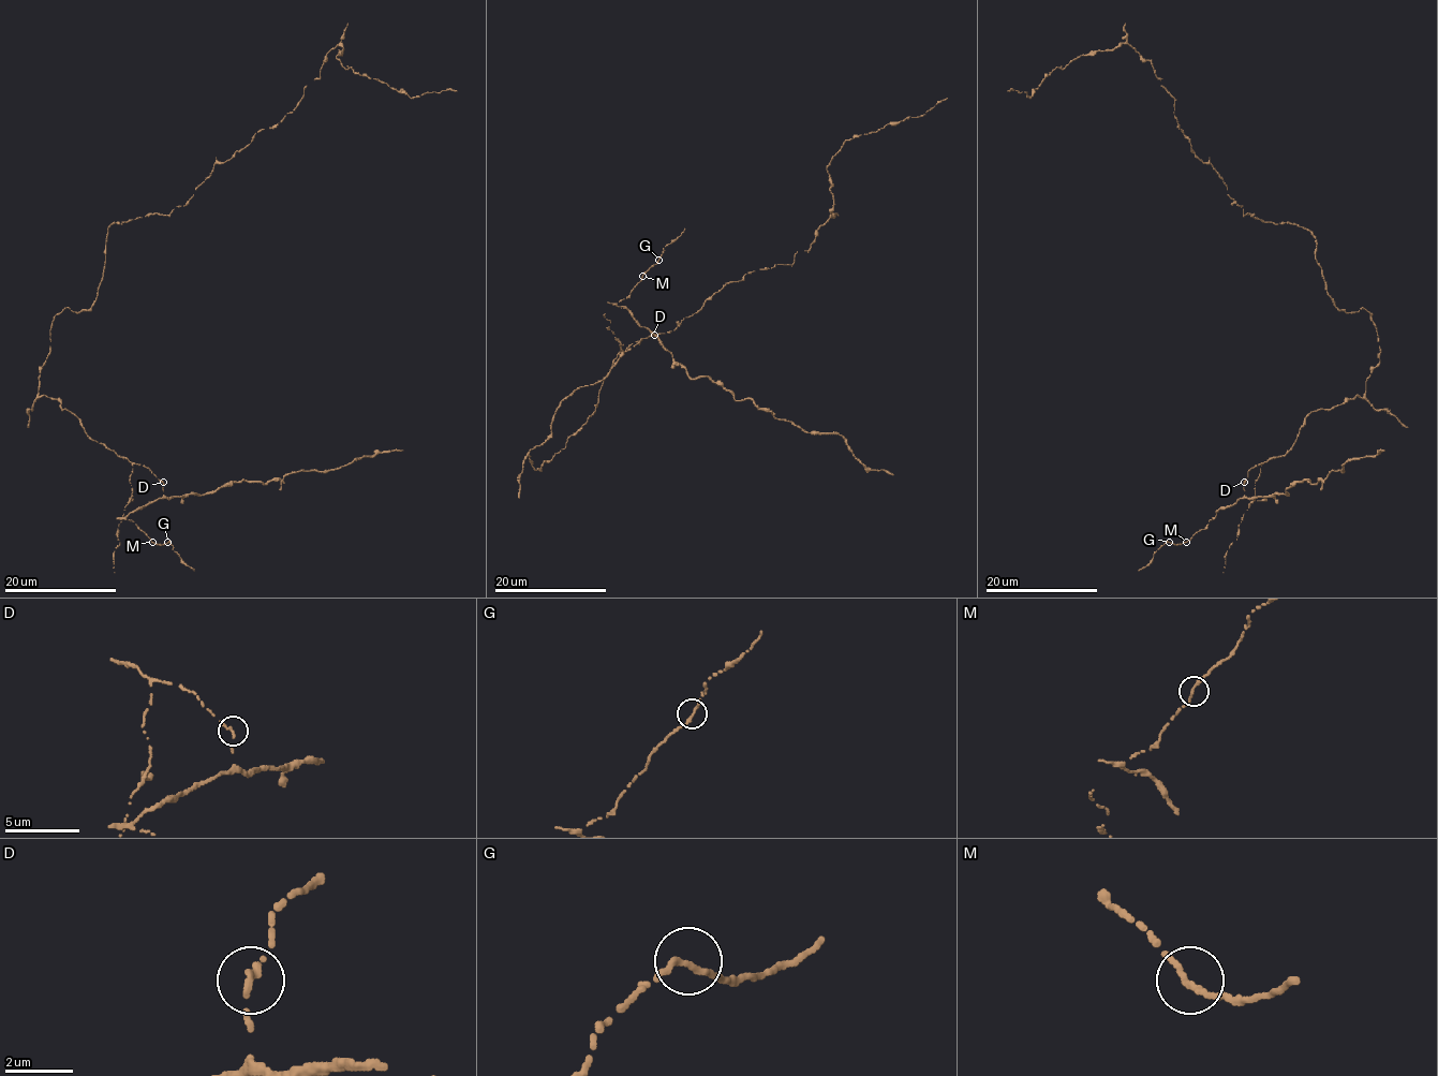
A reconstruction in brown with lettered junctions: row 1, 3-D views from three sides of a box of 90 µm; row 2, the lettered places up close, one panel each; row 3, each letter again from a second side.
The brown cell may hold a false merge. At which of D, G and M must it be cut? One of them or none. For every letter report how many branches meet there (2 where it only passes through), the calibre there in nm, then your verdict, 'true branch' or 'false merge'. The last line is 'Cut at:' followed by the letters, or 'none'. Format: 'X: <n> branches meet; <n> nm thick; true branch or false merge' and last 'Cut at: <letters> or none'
D: 1 branches meet; 280 nm thick; false merge
G: 1 branches meet; 280 nm thick; true branch
M: 2 branches meet; 190 nm thick; true branch
Cut at: D

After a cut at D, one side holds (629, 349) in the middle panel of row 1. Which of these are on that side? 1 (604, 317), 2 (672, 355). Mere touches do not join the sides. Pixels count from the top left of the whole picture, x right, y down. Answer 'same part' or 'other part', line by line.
1: same part
2: other part

